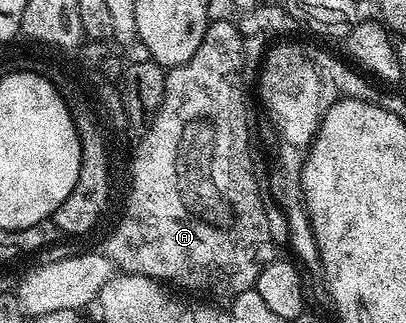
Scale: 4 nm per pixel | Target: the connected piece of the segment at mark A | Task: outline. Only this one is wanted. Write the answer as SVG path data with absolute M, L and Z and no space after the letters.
M230 19L210 21L200 47L196 47L196 55L192 55L192 59L182 65L173 66L166 73L163 101L152 114L154 122L149 122L142 134L147 133L134 149L134 158L131 156L128 161L128 192L132 199L124 204L122 218L104 246L106 258L122 273L143 273L153 281L161 281L190 295L207 293L210 299L232 299L255 288L260 279L260 271L264 271L266 264L276 257L274 237L270 234L270 217L266 214L268 201L264 196L264 185L258 182L258 173L254 170L254 141L250 138L251 115L240 117L244 121L236 123L232 129L236 141L230 137L230 145L224 145L224 131L218 131L224 127L218 123L224 121L224 117L218 117L222 113L204 115L200 109L204 101L210 105L210 101L216 99L230 99L232 111L234 93L243 93L248 89L246 37L234 23Z

